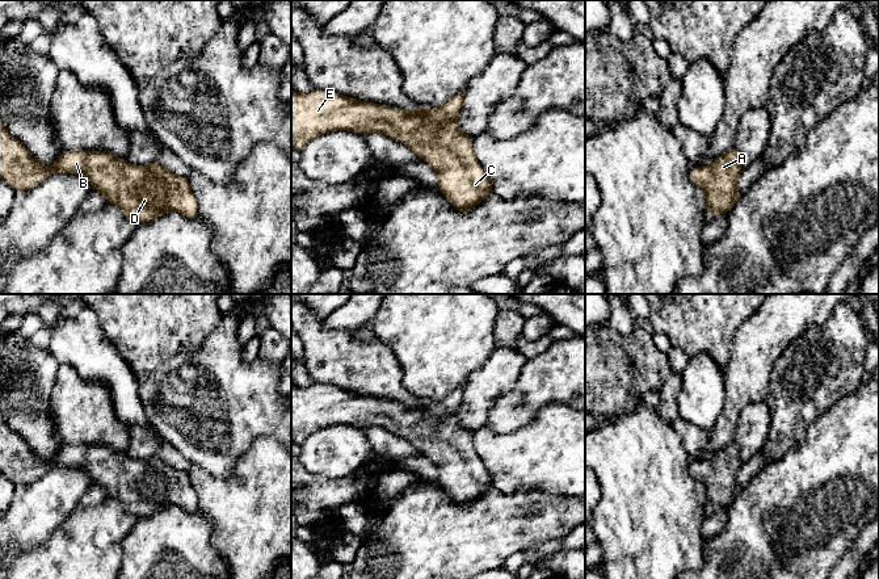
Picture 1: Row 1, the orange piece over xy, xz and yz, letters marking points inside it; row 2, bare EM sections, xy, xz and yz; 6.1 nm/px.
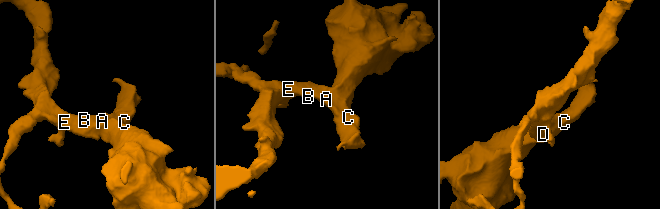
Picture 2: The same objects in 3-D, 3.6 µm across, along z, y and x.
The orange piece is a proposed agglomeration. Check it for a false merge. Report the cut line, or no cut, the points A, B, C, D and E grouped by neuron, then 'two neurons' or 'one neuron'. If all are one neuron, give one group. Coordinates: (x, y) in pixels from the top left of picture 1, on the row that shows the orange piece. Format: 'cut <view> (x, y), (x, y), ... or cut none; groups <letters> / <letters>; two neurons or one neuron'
cut none; groups A B C D E; one neuron

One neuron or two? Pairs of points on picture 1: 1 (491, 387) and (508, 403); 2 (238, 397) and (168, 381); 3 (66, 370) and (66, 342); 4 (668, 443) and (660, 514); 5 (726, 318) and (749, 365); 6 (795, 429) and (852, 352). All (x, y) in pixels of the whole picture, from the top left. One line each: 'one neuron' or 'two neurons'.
1: two neurons
2: one neuron
3: two neurons
4: one neuron
5: two neurons
6: one neuron

